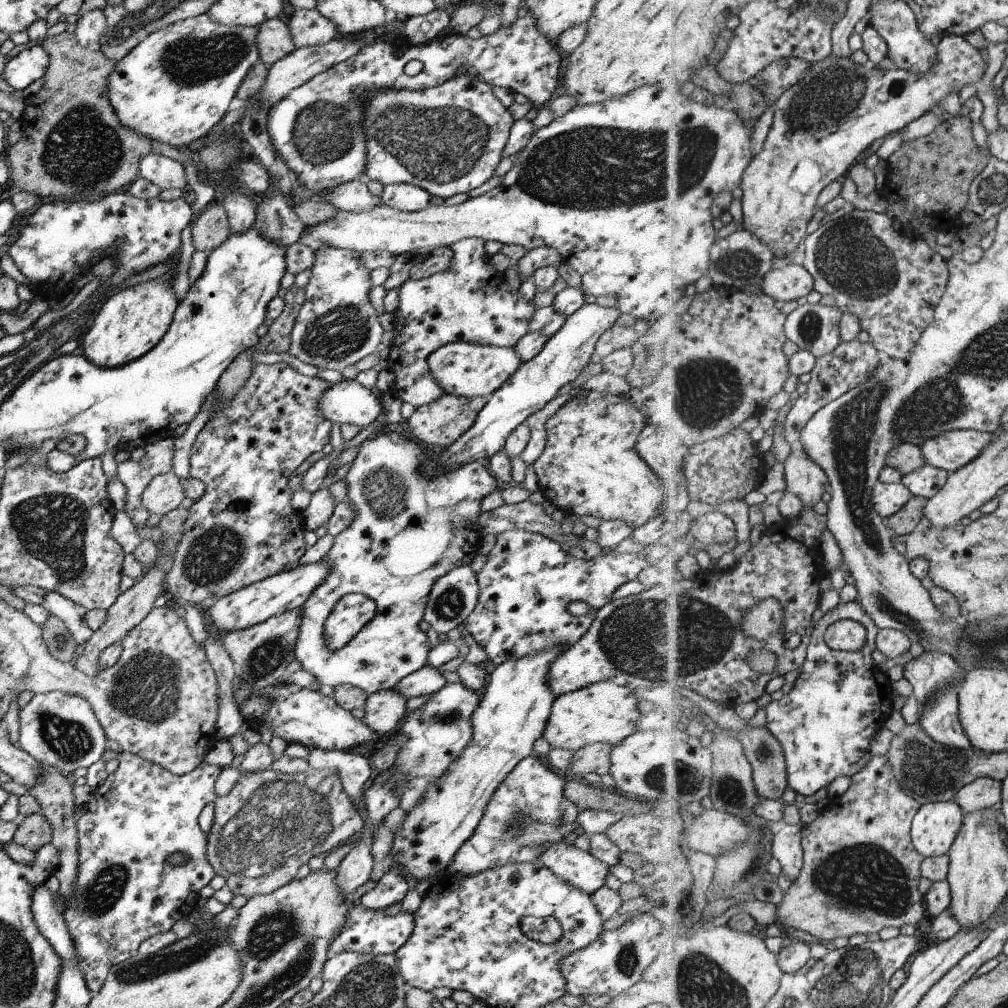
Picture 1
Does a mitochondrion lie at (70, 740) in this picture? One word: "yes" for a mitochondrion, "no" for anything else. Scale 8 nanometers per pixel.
yes

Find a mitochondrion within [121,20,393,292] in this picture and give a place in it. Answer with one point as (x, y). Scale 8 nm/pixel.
(190, 62)

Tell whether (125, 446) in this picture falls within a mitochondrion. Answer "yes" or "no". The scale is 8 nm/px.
no

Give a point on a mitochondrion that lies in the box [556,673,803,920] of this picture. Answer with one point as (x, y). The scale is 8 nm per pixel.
(657, 779)

